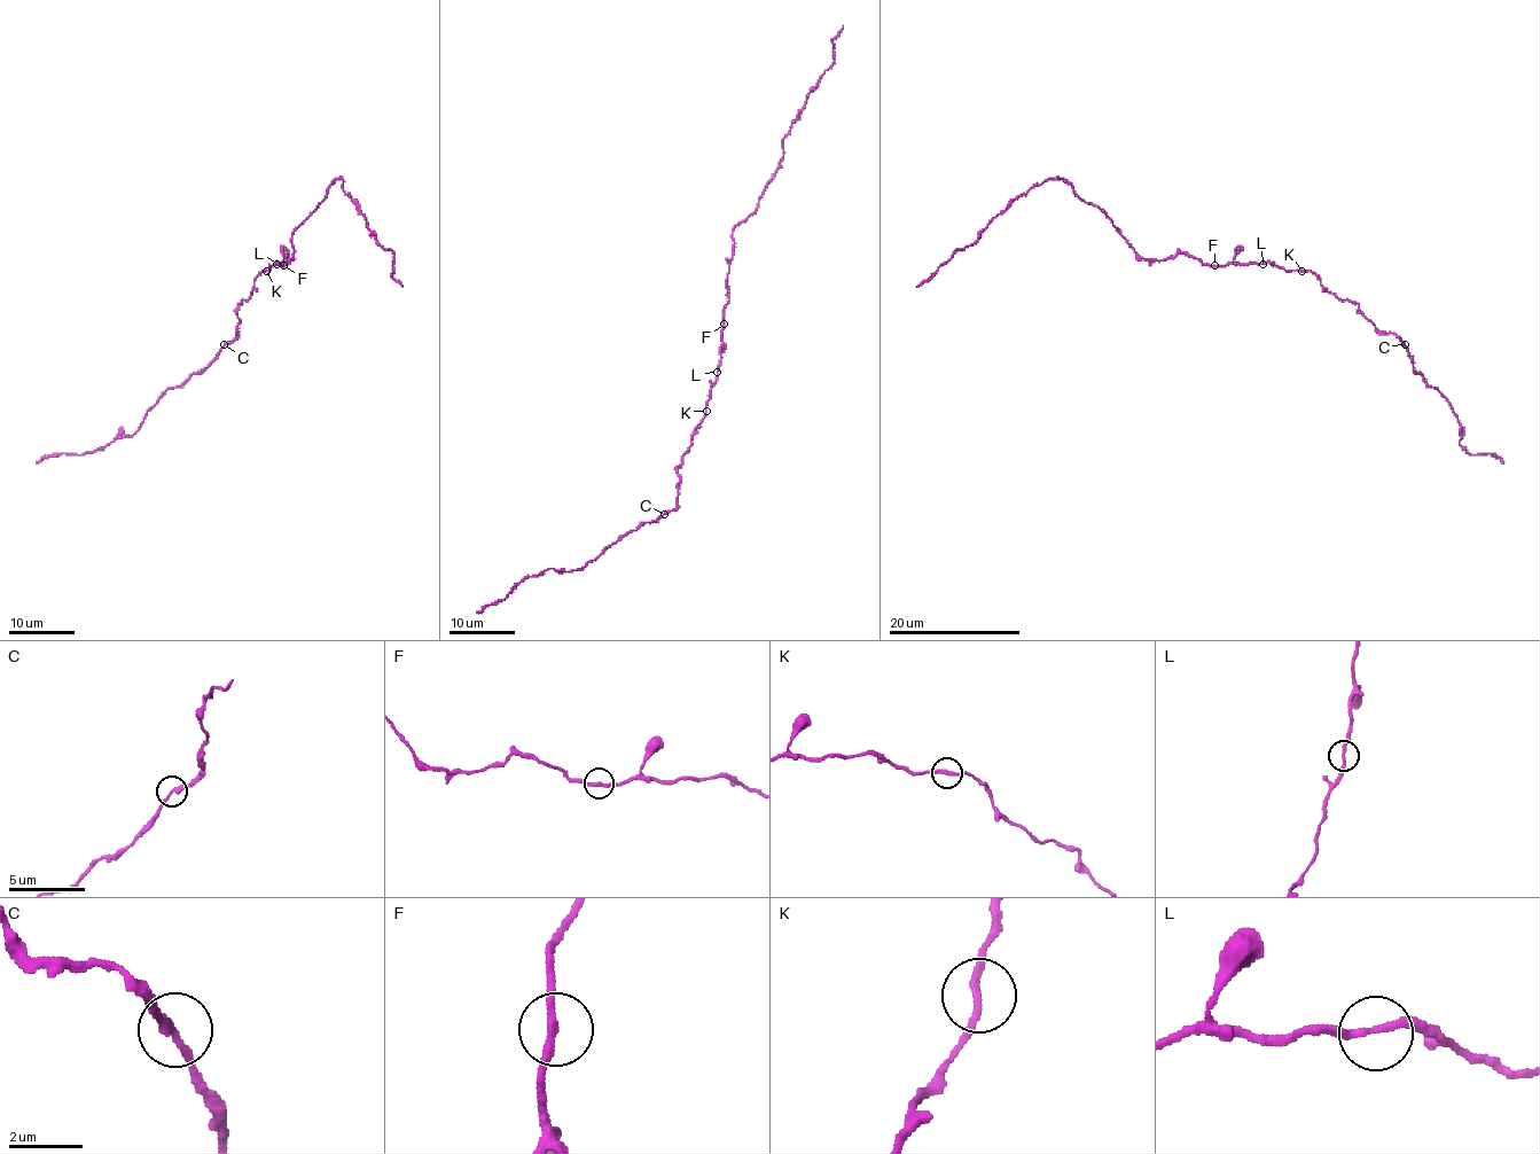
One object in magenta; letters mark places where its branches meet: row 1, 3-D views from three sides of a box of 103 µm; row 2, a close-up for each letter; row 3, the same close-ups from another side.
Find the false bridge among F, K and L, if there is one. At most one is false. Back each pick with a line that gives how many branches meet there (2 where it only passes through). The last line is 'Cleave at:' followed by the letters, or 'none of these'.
Cleave at: none of these

